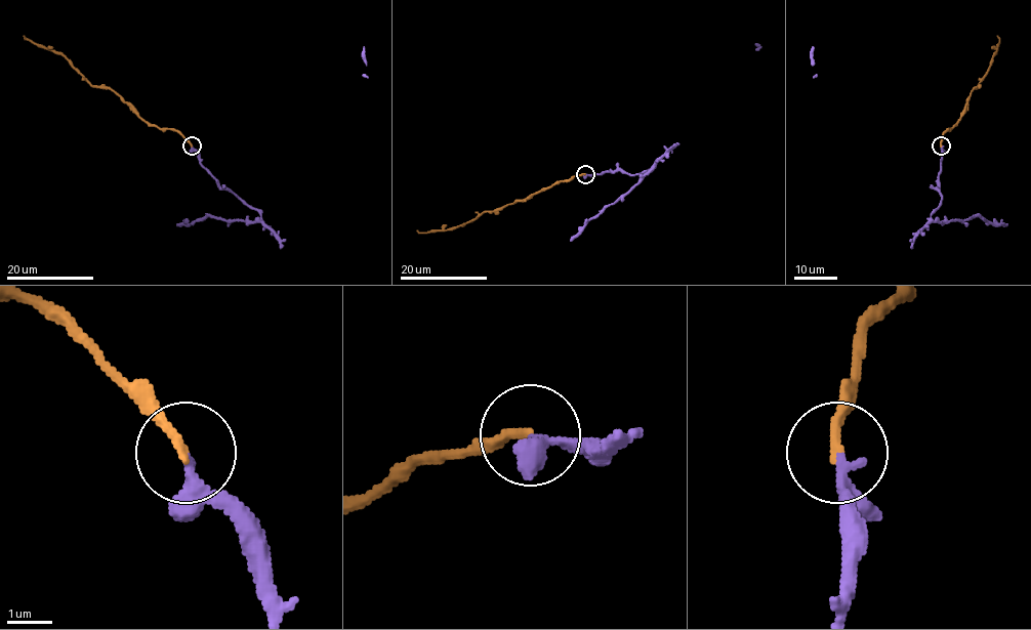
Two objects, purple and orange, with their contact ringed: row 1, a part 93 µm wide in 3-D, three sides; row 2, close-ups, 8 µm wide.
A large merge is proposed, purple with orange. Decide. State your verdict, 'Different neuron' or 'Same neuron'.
Same neuron

